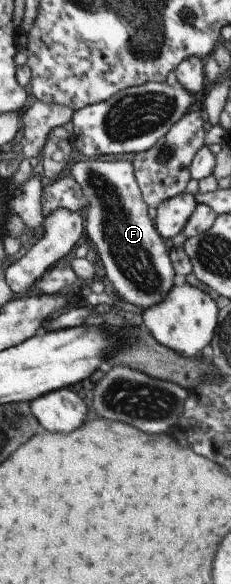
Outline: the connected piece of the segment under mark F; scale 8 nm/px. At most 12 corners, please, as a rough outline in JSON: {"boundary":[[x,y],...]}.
{"boundary":[[131,162],[69,165],[87,241],[144,311],[178,282]]}

